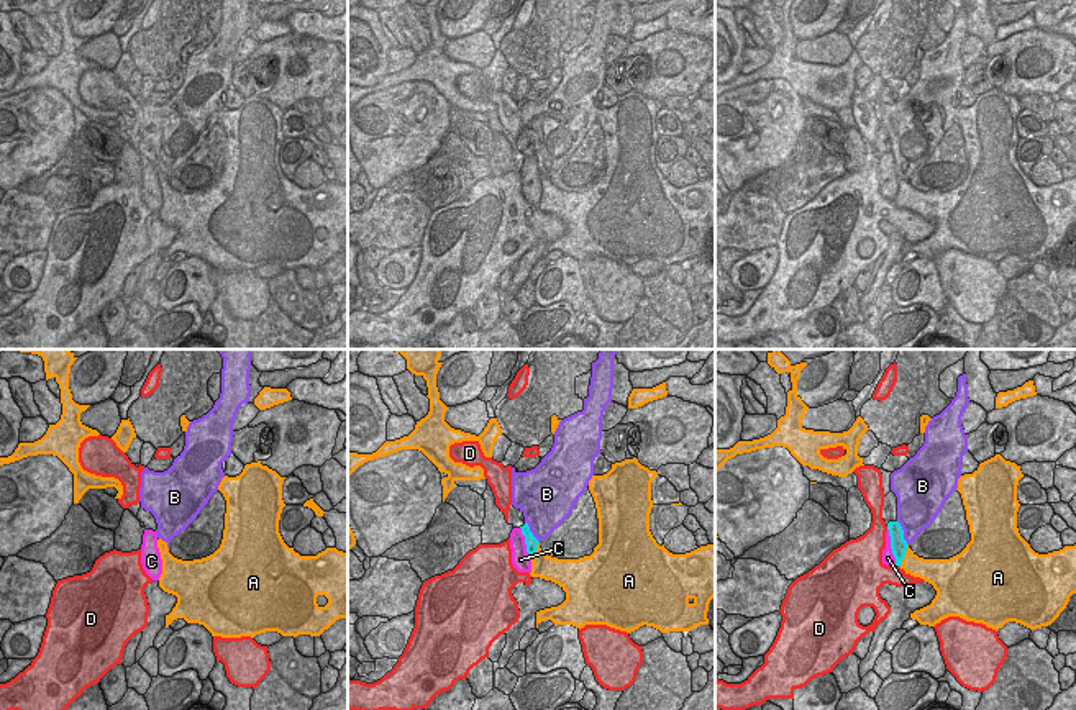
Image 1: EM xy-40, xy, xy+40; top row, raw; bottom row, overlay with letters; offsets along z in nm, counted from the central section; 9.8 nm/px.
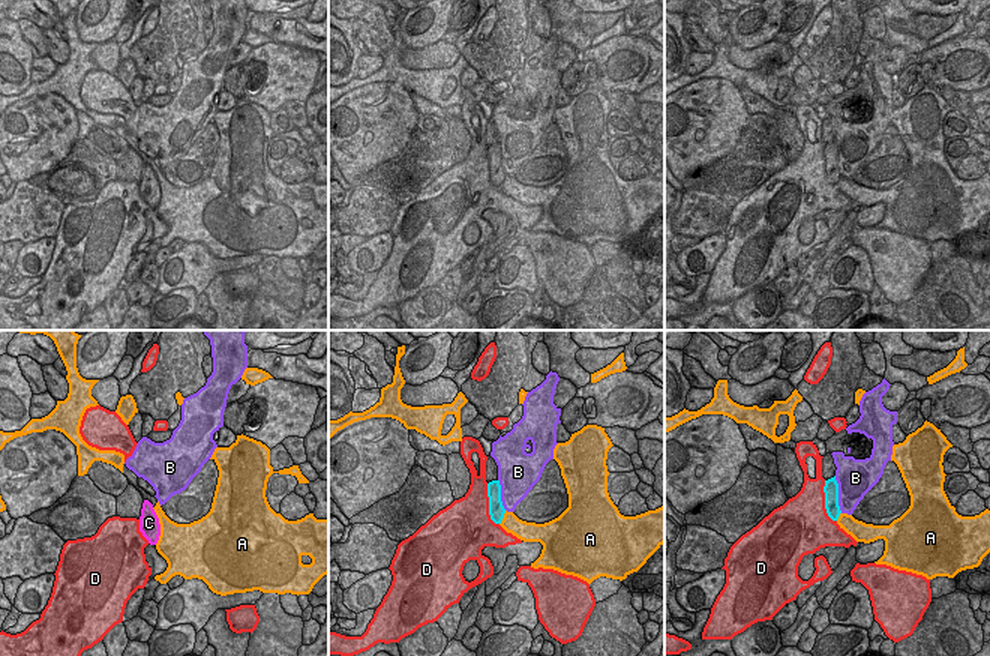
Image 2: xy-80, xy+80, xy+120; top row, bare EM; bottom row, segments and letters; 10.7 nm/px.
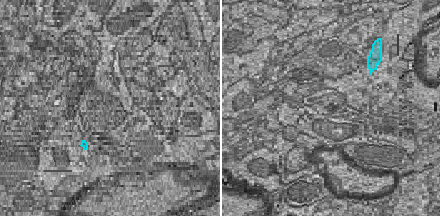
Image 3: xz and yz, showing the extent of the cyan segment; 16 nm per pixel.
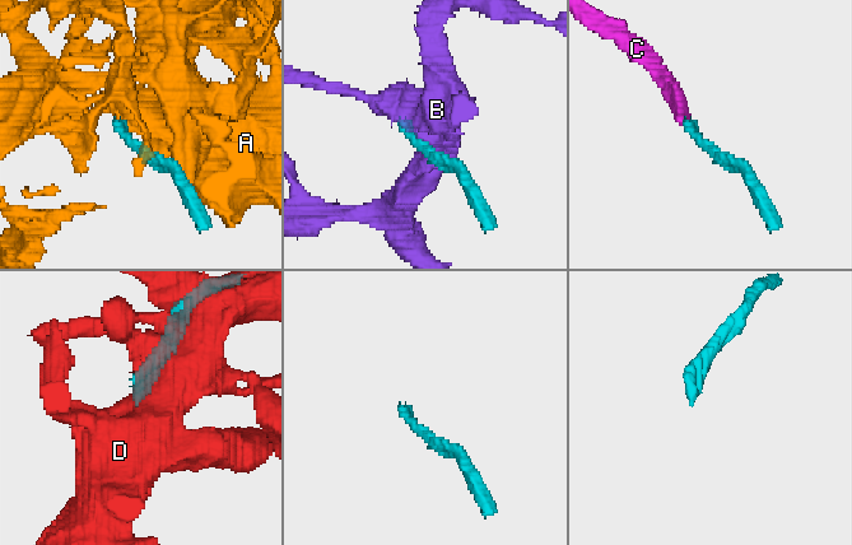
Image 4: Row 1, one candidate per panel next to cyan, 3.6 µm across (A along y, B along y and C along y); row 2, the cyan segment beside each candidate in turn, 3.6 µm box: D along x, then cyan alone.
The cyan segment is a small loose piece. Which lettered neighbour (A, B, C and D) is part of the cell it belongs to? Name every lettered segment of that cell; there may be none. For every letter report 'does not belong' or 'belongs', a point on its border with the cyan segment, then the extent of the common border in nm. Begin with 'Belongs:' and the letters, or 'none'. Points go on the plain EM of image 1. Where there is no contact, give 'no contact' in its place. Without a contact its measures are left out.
Belongs: C
A: does not belong; meets cyan in xy+40 at (904, 189); contact 240 nm long
B: does not belong; meets cyan in xy+40 at (902, 164); contact 260 nm long
C: belongs; meets cyan in xy+40 at (891, 179); contact 380 nm long
D: does not belong; meets cyan in xy+40 at (898, 197); contact 60 nm long

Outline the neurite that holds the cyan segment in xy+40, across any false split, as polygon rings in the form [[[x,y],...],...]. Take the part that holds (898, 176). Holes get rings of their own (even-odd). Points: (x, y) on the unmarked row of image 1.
[[[889,154],[886,164],[886,180],[882,182],[882,197],[902,198],[905,190],[907,174],[904,172],[904,162],[899,154]]]

